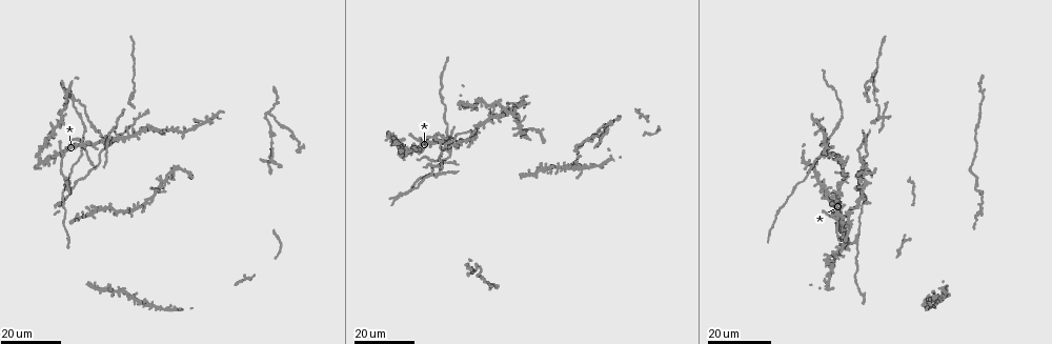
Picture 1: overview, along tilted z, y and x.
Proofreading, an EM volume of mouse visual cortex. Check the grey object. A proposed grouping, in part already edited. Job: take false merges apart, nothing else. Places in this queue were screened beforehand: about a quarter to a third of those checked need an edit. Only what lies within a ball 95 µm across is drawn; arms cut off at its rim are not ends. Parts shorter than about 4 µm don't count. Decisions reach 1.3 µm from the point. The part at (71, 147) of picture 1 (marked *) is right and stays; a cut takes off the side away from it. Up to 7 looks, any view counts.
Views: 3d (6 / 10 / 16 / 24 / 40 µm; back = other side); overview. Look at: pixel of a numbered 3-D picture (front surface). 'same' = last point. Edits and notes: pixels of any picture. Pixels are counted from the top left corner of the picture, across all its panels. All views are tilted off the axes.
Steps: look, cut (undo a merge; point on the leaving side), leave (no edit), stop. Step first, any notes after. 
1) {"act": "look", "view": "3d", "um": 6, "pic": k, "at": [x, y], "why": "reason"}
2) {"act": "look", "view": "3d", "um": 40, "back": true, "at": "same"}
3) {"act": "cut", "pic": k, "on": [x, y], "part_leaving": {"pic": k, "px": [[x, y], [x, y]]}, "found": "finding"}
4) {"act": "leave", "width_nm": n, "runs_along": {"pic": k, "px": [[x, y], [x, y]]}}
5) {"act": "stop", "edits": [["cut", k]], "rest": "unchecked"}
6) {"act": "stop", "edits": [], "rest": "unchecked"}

{"act": "look", "view": "3d", "um": 16, "pic": 1, "at": [127, 135], "why": "small branch off a trunk"}

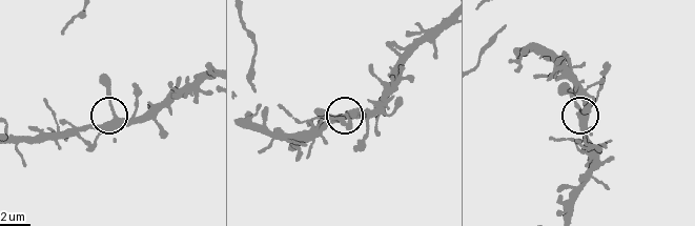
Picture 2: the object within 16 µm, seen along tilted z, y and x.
{"act": "look", "view": "3d", "um": 6, "pic": 2, "at": [118, 120], "why": "zoom in"}

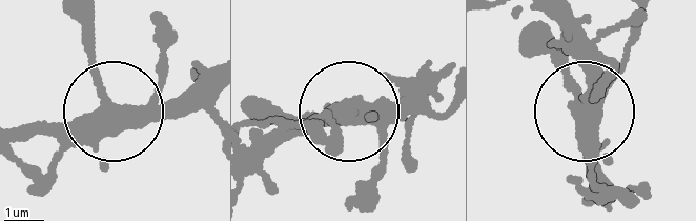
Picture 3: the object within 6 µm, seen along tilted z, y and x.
{"act": "leave", "side_arm_um": 48, "runs_along": {"pic": 3, "px": [[19, 137], [77, 135], [113, 112], [80, 22]]}, "found": "continuous, no second cell"}

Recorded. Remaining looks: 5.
{"act": "look", "view": "3d", "um": 16, "pic": 1, "at": [435, 164], "why": "side arm on a straight run"}

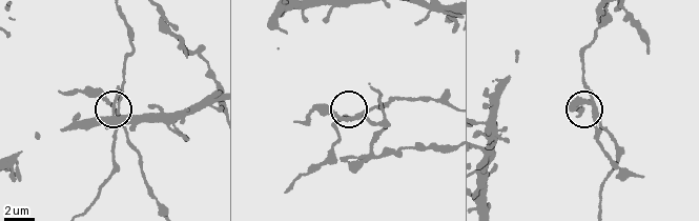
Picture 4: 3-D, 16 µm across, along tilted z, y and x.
{"act": "look", "view": "3d", "um": 6, "pic": 4, "at": [358, 116]}

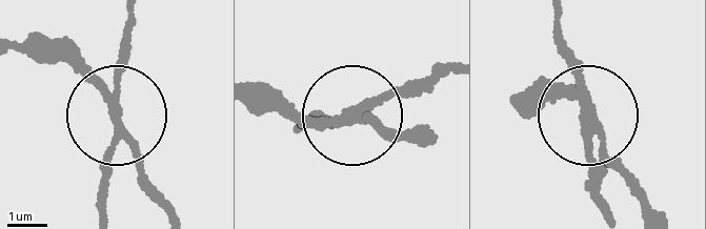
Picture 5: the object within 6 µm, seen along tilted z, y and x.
{"act": "cut", "pic": 5, "on": [79, 66], "width_nm": 190, "part_leaving": {"pic": 5, "px": [[119, 120], [168, 213]]}, "found": "a second cell is stuck on"}

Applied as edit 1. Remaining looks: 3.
{"act": "look", "view": "overview"}

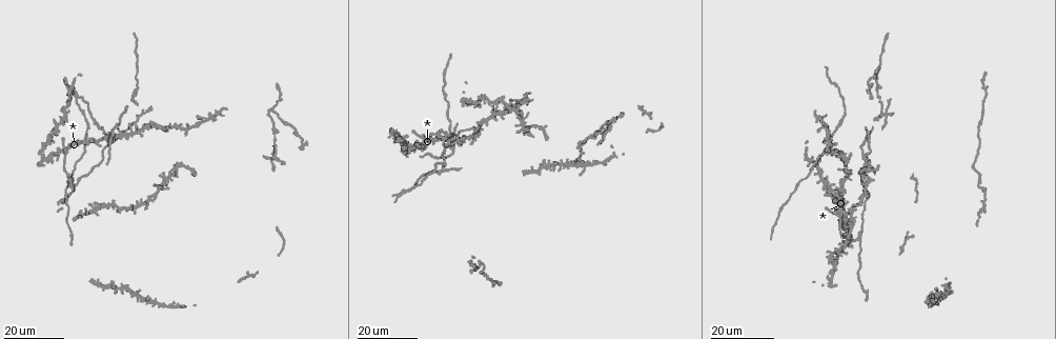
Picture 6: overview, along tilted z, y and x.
{"act": "look", "view": "3d", "um": 24, "pic": 6, "at": [270, 109], "why": "a fork"}

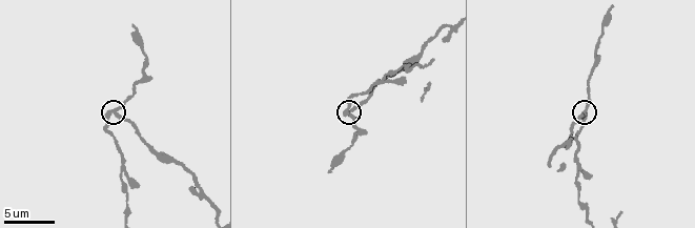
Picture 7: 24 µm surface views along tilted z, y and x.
{"act": "look", "view": "3d", "um": 6, "pic": 7, "at": [113, 110]}

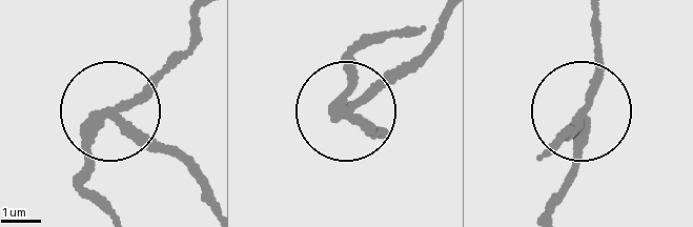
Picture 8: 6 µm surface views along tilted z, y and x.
{"act": "cut", "pic": 8, "on": [155, 142], "width_nm": 220, "part_leaving": {"pic": 8, "px": [[113, 116], [194, 174], [206, 203]]}, "found": "a second cell is stuck on"}

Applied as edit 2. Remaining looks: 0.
{"act": "stop", "edits": [["cut", 5], ["cut", 8]], "rest": "unchecked"}

